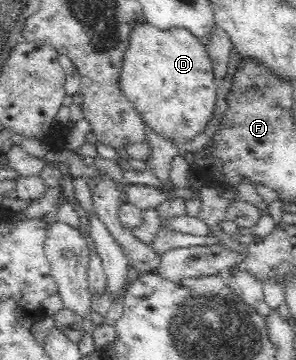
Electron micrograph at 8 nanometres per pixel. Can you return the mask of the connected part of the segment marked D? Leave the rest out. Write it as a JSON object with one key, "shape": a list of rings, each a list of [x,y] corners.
{"shape":[[[136,22],[129,34],[129,45],[125,50],[119,85],[124,97],[135,106],[142,122],[156,134],[185,148],[188,141],[200,136],[206,130],[216,108],[216,80],[213,75],[207,48],[184,27],[156,29],[148,22]]]}

